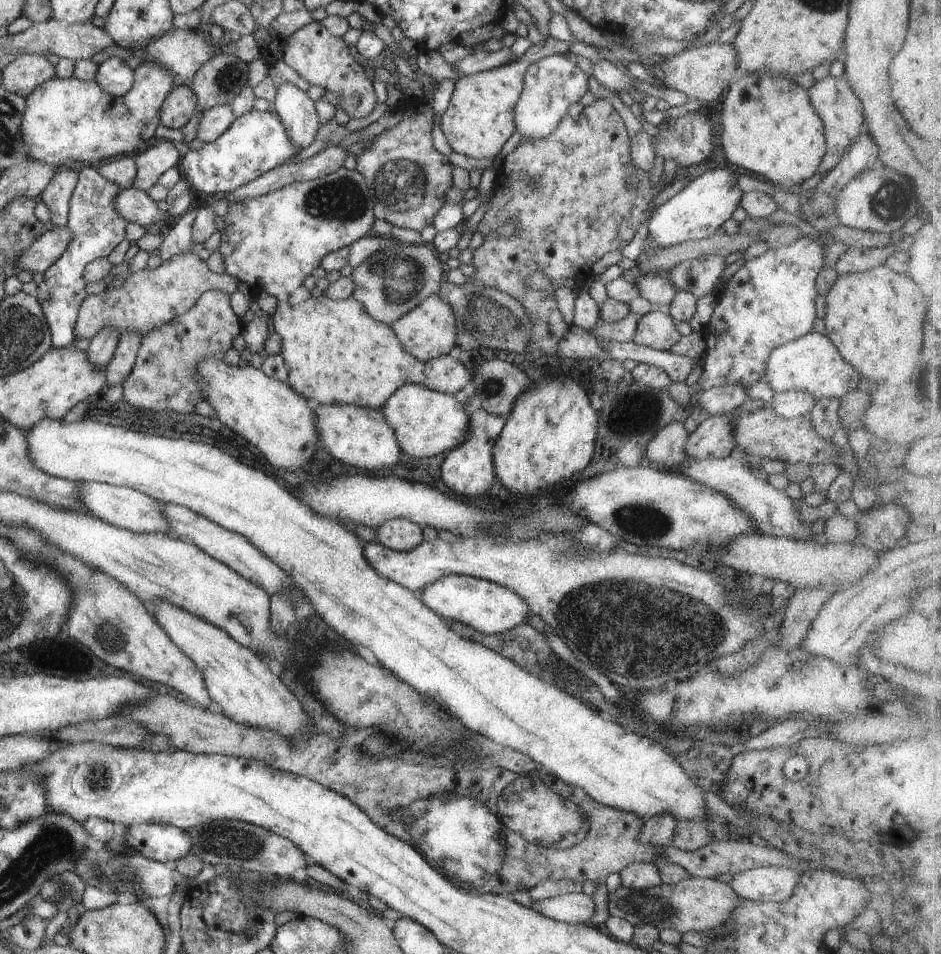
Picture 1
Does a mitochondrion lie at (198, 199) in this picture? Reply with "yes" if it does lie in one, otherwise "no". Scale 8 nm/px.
no

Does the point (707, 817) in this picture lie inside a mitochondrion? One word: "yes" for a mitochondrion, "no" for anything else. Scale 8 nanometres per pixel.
no

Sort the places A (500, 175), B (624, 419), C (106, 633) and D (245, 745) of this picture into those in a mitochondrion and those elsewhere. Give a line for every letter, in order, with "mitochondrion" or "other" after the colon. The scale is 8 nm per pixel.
A: other
B: other
C: mitochondrion
D: other

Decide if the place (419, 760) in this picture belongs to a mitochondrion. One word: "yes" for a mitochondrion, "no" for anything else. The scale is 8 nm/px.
no

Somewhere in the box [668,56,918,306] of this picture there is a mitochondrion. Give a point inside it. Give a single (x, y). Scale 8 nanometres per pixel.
(885, 196)

